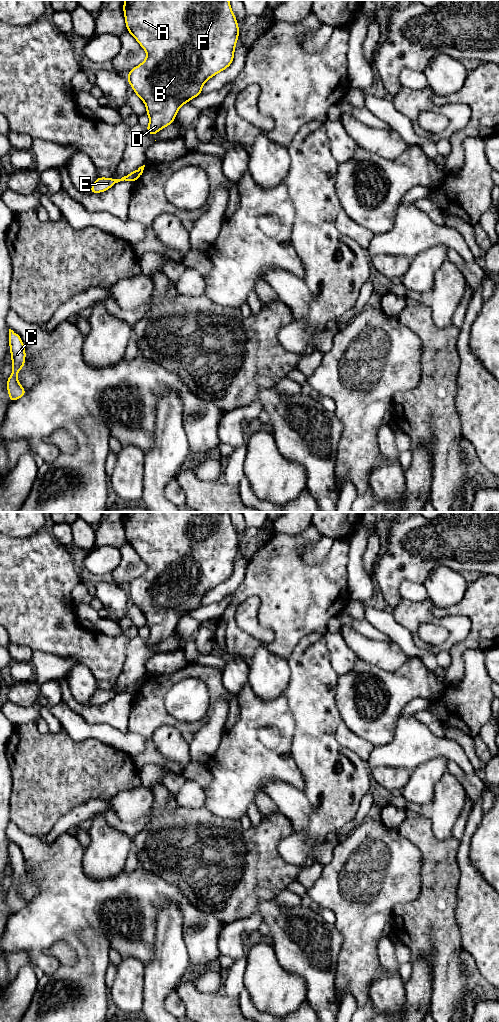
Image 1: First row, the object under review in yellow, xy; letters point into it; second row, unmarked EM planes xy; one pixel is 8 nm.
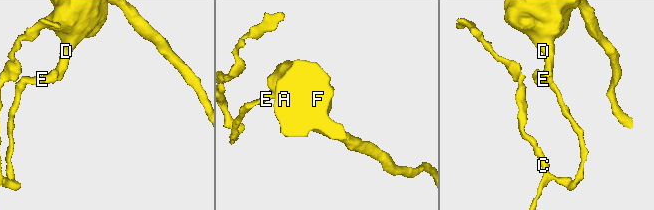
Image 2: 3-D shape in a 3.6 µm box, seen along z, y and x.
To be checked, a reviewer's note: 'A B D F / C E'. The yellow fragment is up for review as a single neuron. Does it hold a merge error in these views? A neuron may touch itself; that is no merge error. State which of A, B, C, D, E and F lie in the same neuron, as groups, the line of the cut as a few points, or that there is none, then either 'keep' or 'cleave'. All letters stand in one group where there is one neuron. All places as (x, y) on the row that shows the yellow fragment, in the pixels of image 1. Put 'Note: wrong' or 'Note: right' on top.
Note: right
A B D F / C E; cut in xy along (135, 170), (137, 178); cleave

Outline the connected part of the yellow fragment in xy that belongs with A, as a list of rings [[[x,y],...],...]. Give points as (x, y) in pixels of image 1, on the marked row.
[[[125,0],[123,13],[129,32],[146,51],[146,59],[132,68],[126,78],[134,93],[145,103],[150,118],[147,133],[154,136],[172,124],[179,108],[202,94],[203,85],[234,60],[239,25],[229,0]]]

